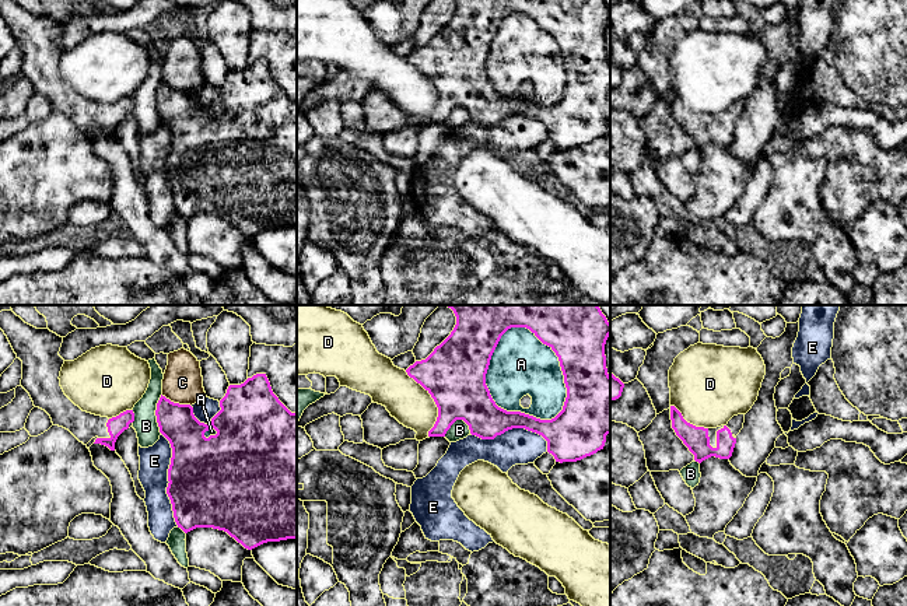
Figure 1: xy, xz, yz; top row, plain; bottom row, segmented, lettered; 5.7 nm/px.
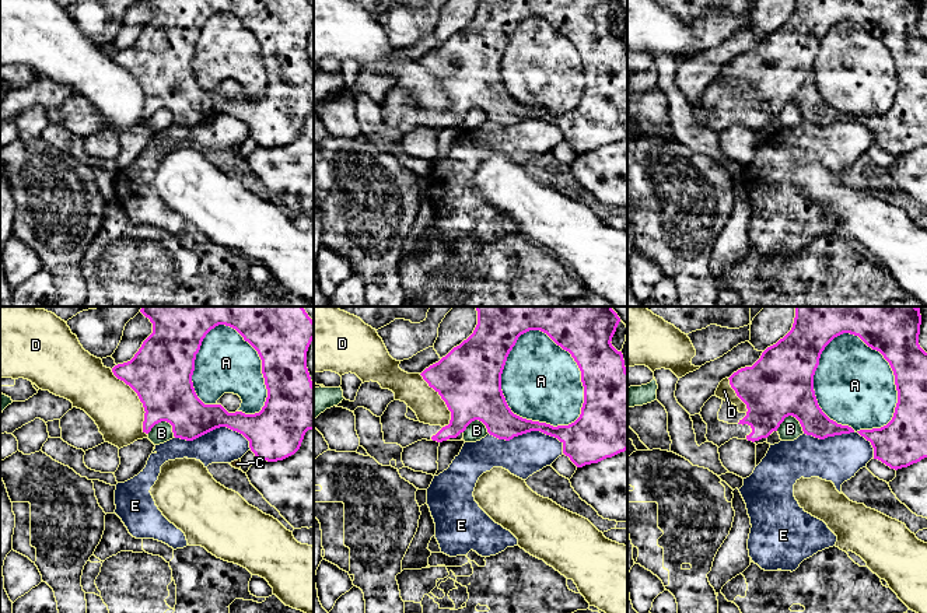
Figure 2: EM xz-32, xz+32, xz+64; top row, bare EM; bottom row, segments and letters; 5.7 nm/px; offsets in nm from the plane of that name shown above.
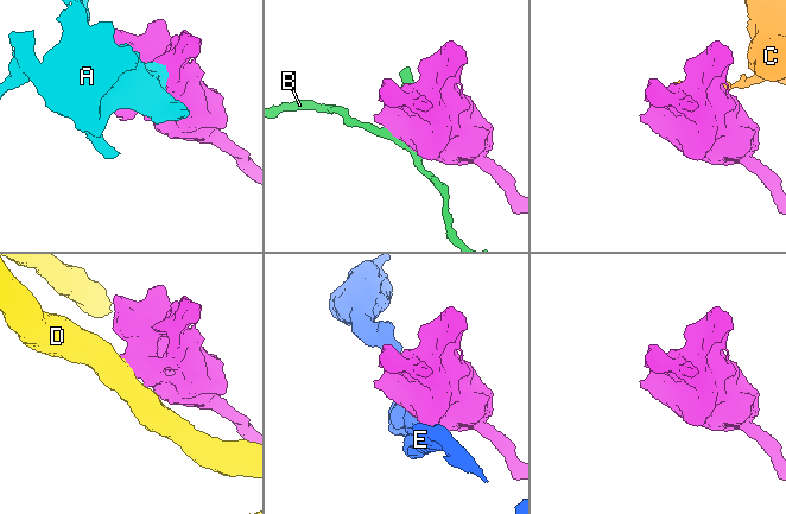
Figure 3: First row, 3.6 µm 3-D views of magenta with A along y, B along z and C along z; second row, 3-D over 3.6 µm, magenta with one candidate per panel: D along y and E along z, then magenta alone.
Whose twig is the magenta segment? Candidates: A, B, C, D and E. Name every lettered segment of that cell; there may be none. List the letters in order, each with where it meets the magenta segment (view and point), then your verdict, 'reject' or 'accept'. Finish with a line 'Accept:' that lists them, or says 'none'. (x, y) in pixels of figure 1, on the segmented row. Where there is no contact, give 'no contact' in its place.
A: xz (560, 365) | reject
B: xy (156, 413) | reject
C: xy (177, 403) | reject
D: xz (436, 403) | reject
E: xy (168, 479) | reject
Accept: none

